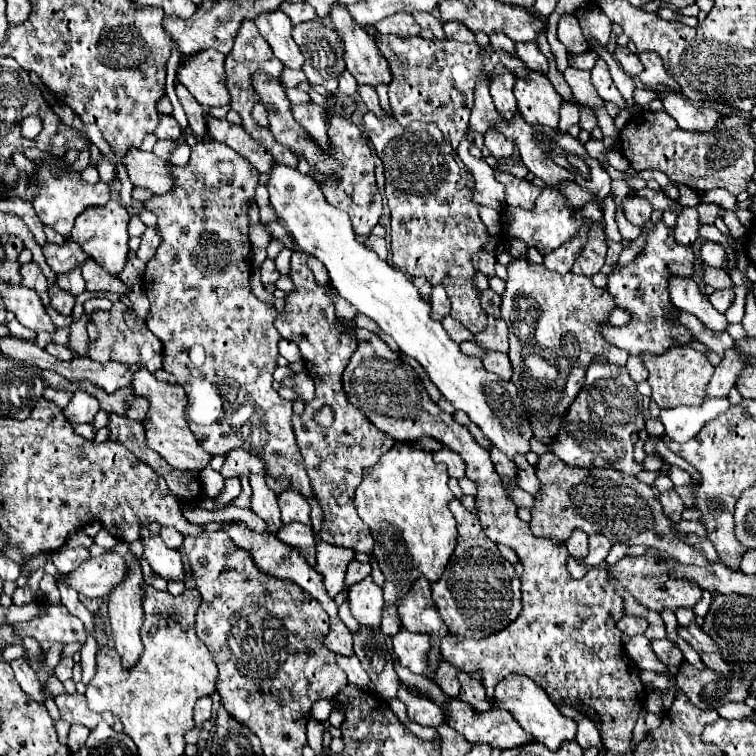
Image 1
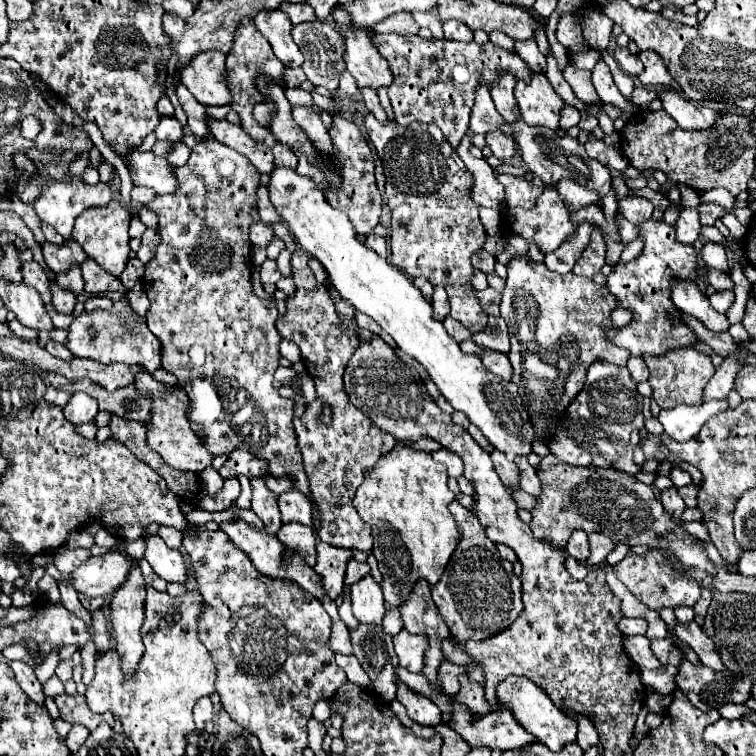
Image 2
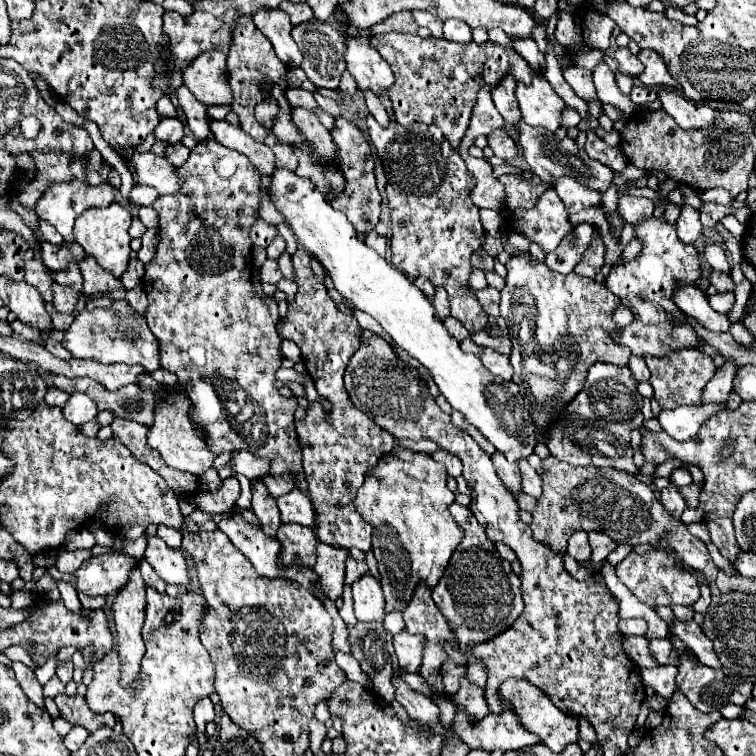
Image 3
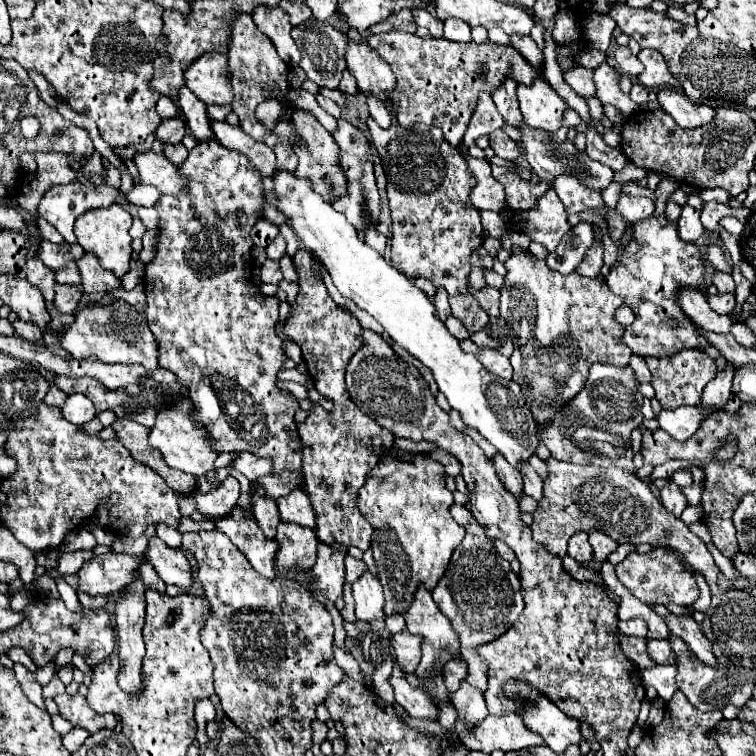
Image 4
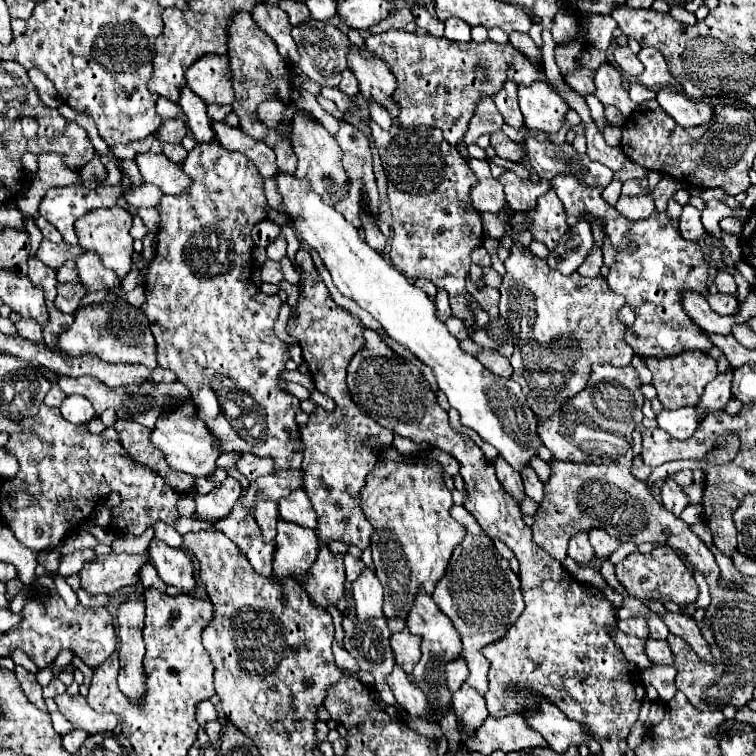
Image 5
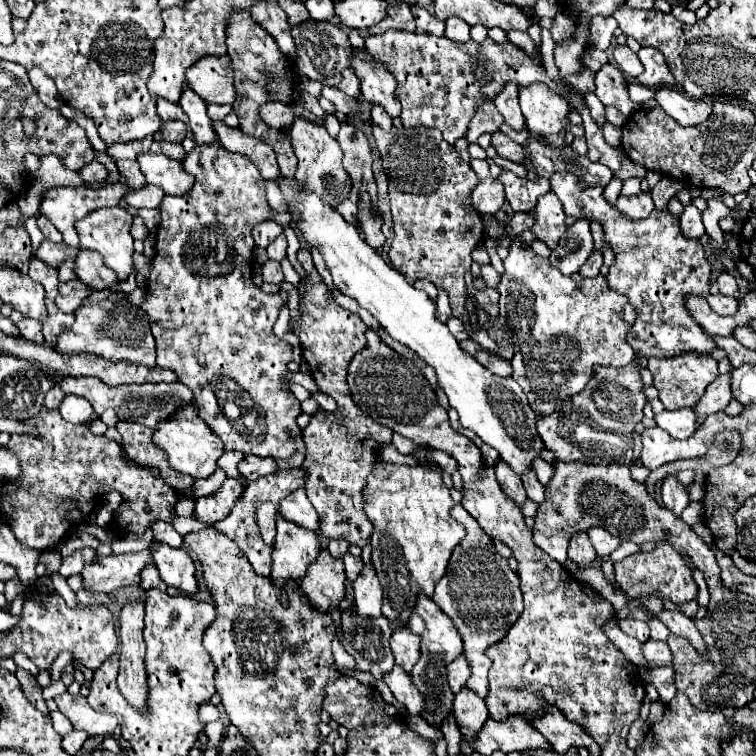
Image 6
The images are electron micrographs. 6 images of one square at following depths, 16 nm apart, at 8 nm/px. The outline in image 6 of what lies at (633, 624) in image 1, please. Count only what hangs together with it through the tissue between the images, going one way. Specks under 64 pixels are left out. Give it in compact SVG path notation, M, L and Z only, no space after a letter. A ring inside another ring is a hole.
M620 620L620 628L628 636L640 640L642 644L650 638L650 628L648 628L646 622L640 622L640 620Z

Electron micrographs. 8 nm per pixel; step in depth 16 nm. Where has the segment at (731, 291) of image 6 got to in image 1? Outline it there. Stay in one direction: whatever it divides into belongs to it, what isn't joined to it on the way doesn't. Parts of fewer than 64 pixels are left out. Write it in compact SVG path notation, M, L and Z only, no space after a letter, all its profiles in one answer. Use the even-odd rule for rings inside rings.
M704 266L702 268L702 278L706 284L710 284L712 288L716 290L722 290L722 288L732 288L732 280L728 276L728 272L724 270L716 270L716 268L710 268L710 266Z

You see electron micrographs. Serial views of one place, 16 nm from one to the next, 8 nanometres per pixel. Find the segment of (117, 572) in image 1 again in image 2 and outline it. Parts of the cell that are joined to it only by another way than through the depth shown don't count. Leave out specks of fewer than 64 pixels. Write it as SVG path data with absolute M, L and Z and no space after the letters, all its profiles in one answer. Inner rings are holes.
M106 552L96 558L92 556L72 574L72 586L90 598L108 598L126 582L130 568L132 560L116 552Z

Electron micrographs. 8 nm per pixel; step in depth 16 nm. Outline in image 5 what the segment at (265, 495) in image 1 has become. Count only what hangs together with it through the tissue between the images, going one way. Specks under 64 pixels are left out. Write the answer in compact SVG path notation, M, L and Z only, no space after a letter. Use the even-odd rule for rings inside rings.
M258 500L256 502L256 522L262 530L264 540L268 540L268 542L274 542L276 520L278 520L278 506L268 500Z

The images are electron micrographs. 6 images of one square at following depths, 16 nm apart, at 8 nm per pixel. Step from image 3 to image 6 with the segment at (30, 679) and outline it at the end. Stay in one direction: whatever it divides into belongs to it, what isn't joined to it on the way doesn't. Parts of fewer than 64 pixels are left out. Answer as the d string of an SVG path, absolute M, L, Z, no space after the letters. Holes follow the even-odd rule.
M18 668L18 670L16 670L16 678L20 680L22 690L24 690L24 694L26 694L28 702L30 702L30 704L34 704L40 712L48 714L46 702L44 702L44 698L42 698L42 688L40 688L40 684L36 682L36 678L34 678L30 672L22 670L22 668Z

